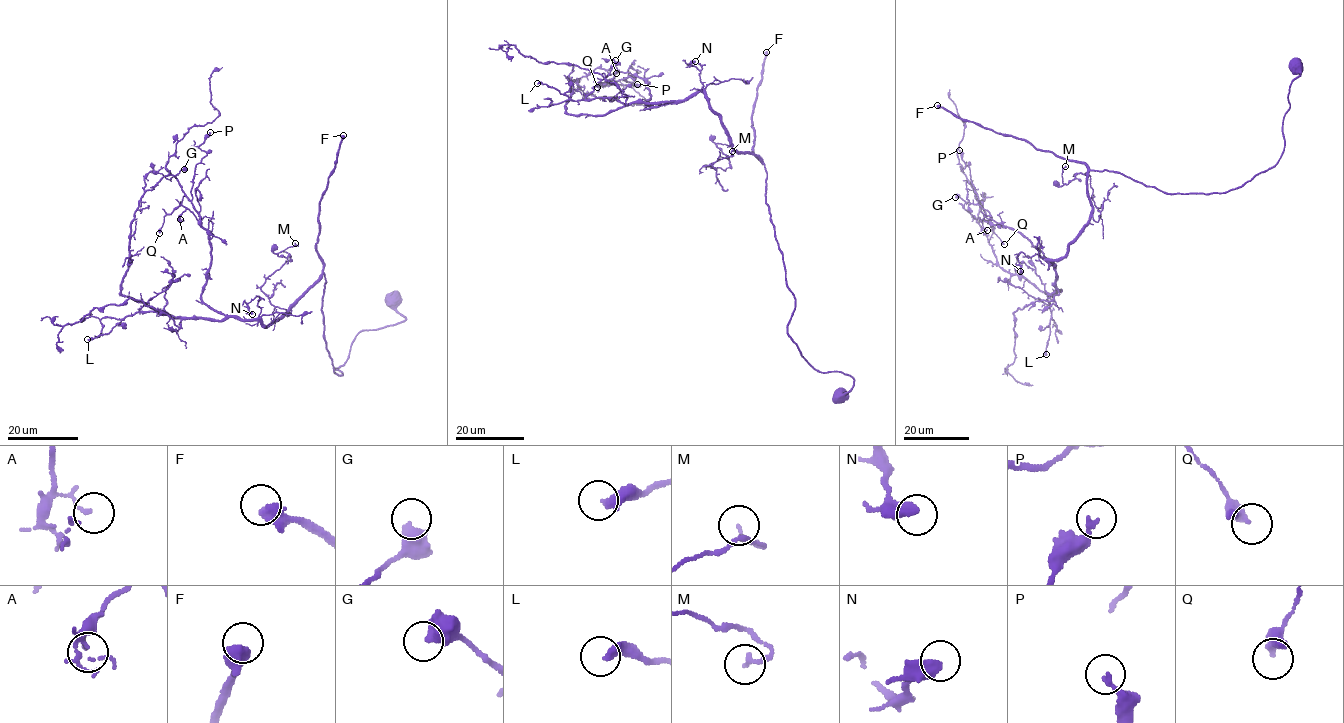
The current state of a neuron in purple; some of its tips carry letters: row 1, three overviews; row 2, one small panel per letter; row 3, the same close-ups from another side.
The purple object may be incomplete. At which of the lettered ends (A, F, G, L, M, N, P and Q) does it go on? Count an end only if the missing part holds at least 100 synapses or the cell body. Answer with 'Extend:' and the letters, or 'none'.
Extend: F

